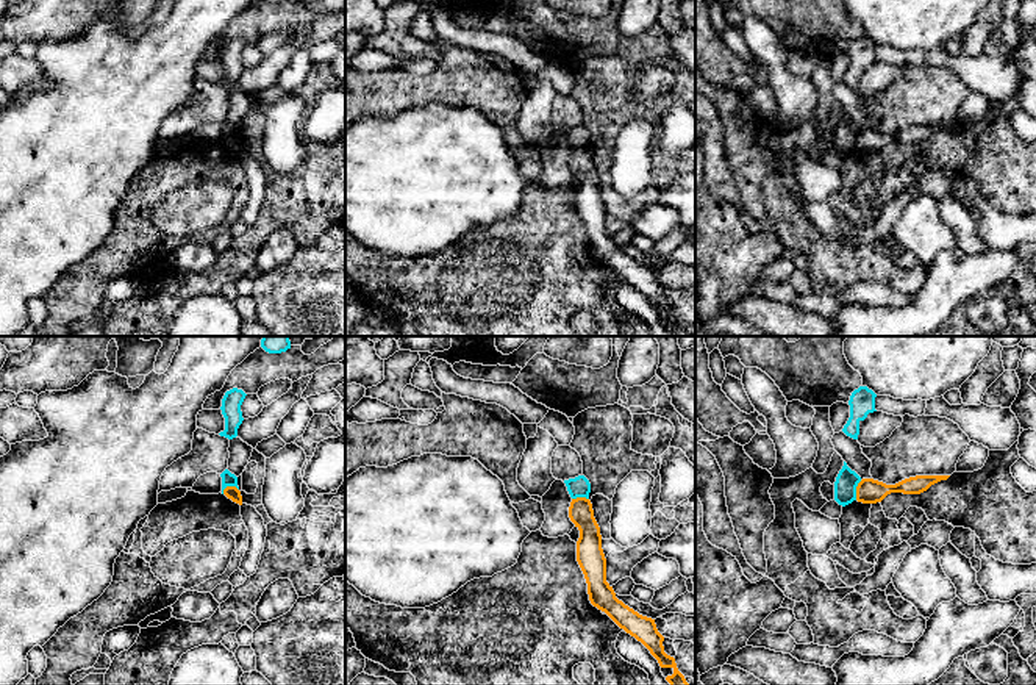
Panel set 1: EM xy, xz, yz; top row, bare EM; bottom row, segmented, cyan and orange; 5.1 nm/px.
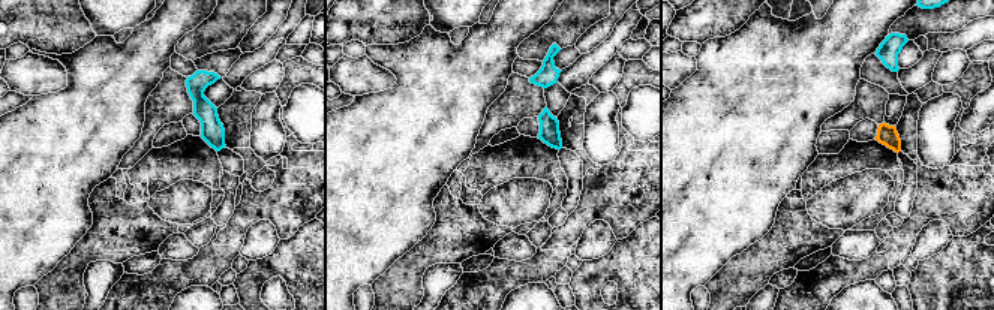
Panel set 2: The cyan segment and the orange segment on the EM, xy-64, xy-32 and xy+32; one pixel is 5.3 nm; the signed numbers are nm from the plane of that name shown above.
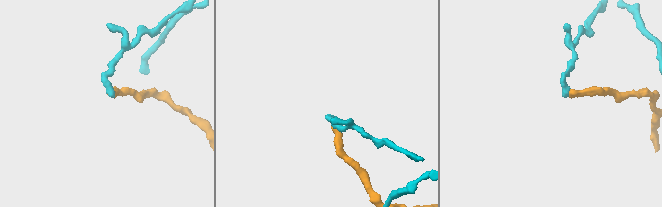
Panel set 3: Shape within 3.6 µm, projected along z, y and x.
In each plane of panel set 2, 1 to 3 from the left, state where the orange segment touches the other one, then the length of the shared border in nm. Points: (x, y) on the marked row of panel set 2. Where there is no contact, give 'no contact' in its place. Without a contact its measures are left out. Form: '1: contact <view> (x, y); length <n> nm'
1: no contact
2: no contact
3: no contact

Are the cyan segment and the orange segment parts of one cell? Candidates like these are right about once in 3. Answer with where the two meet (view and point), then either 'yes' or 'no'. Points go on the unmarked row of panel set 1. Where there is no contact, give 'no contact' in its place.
yz (855, 139) | no

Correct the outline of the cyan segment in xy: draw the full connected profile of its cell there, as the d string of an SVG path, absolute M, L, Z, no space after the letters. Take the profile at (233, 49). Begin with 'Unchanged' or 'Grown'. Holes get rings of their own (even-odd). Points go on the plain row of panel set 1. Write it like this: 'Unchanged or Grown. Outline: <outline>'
Unchanged. Outline: M233 38L225 42L222 48L222 56L220 56L222 64L225 67L225 80L219 83L220 86L225 86L228 89L233 89L238 86L238 78L244 70L241 55L245 45L247 44L238 38Z

